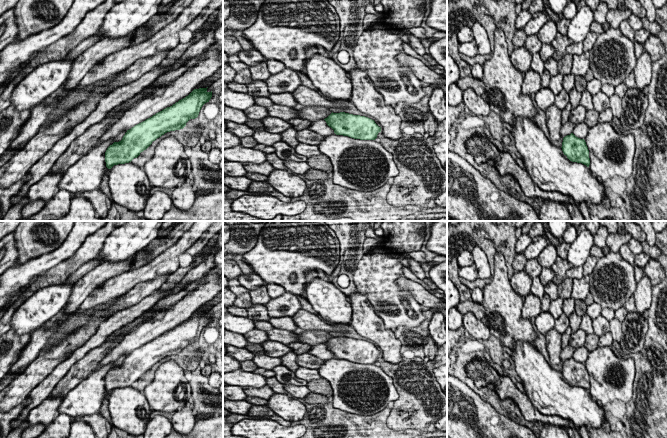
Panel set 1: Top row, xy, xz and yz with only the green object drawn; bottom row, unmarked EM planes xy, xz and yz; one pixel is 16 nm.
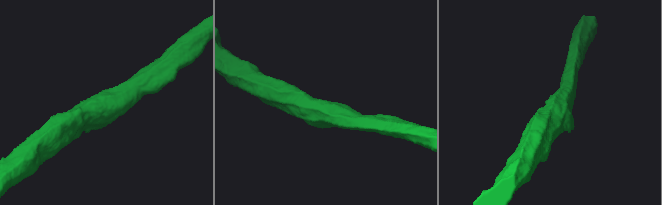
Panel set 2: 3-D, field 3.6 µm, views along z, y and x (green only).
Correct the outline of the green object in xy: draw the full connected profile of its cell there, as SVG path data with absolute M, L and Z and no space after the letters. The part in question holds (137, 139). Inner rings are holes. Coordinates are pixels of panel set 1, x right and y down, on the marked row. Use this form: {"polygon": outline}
{"polygon": "M207 88L194 89L188 96L179 100L170 107L163 109L145 121L135 125L127 130L122 140L114 142L105 152L106 167L111 169L114 165L125 164L137 158L141 152L146 150L153 141L167 132L183 129L190 119L198 117L202 106L209 102L212 97L212 91Z"}

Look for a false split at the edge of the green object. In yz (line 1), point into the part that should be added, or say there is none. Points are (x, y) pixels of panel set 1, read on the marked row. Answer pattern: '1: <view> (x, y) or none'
1: none

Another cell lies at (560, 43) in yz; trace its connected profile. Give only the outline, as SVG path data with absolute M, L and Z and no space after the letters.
M557 32L555 39L552 41L551 45L554 48L553 58L558 62L566 55L566 48L571 45L573 41L566 35L563 36Z

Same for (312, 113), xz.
M297 104L292 108L298 112L300 119L309 120L311 122L324 120L332 113L329 108L323 106L303 106Z

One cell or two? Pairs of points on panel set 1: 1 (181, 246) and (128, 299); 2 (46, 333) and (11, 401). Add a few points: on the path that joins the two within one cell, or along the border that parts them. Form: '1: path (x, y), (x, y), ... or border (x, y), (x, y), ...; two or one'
1: border (166, 275), (158, 275), (138, 282), (125, 292); two
2: border (40, 353), (16, 377); two

